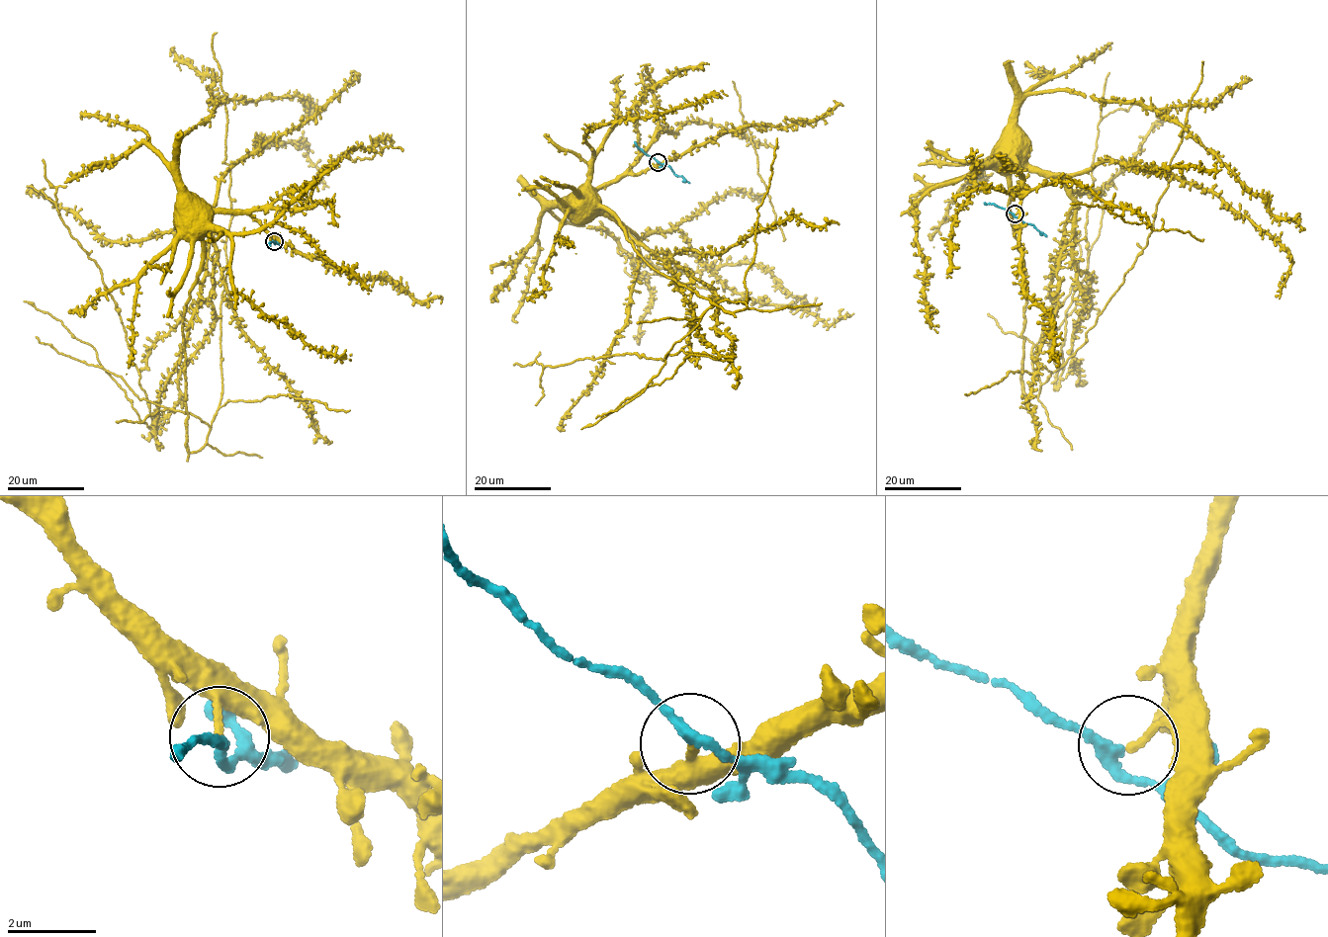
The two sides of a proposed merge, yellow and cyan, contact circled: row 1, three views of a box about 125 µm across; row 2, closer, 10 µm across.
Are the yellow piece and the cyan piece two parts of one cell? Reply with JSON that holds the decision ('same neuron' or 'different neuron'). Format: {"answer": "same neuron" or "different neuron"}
{"answer": "different neuron"}

